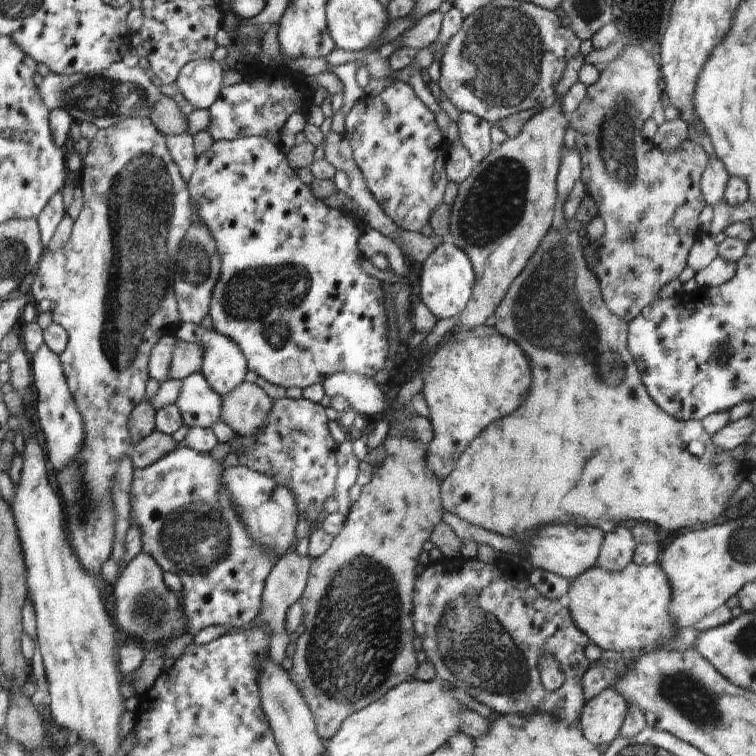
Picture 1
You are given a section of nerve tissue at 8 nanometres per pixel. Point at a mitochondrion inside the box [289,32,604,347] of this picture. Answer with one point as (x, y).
(493, 204)

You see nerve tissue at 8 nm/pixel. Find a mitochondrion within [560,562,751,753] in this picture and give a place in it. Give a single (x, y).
(682, 690)

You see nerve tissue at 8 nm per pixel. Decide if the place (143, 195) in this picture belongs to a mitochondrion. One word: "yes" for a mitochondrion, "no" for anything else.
yes

